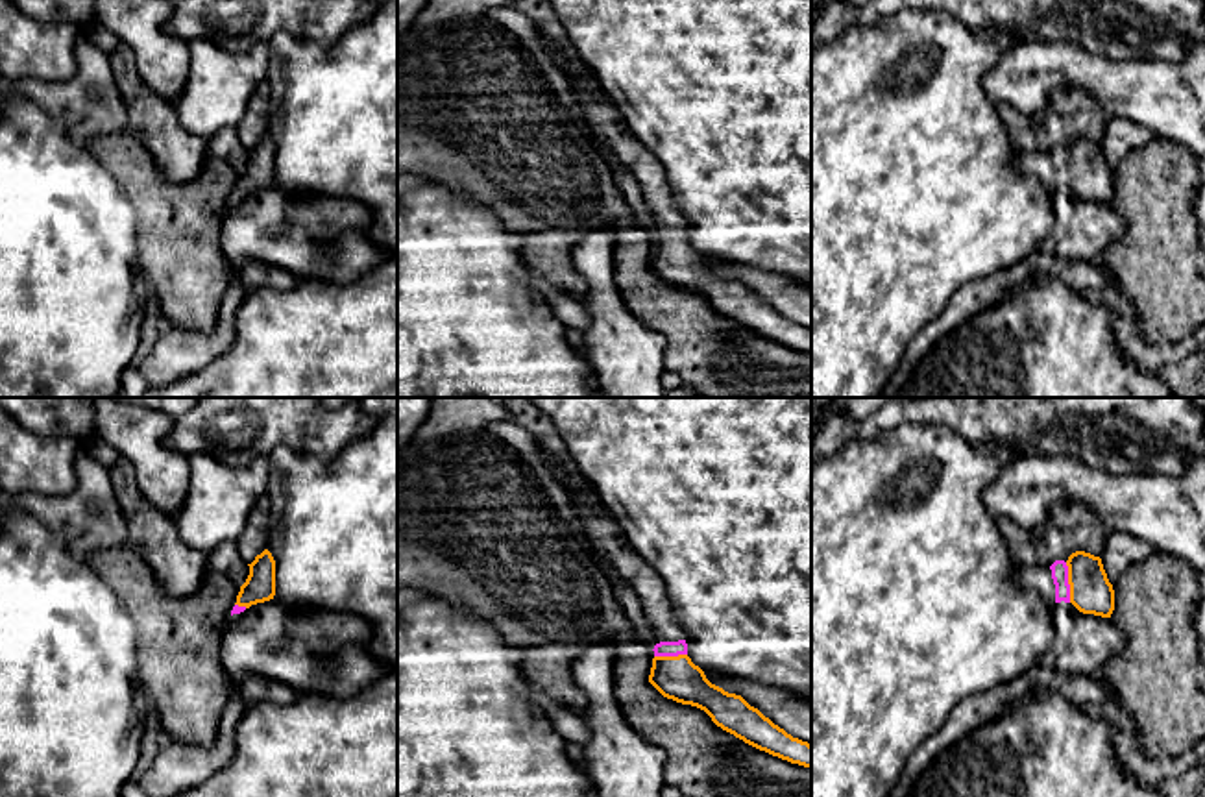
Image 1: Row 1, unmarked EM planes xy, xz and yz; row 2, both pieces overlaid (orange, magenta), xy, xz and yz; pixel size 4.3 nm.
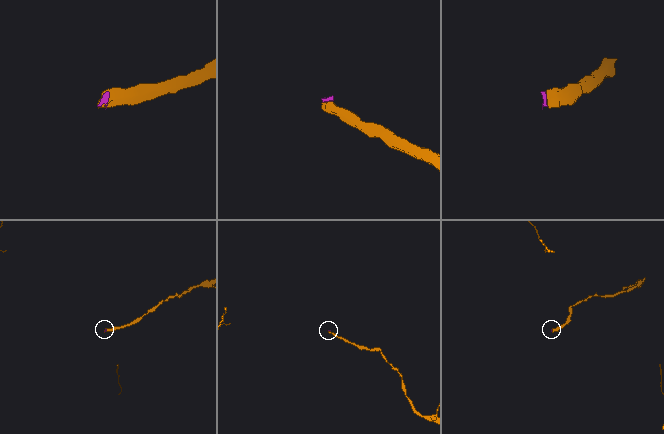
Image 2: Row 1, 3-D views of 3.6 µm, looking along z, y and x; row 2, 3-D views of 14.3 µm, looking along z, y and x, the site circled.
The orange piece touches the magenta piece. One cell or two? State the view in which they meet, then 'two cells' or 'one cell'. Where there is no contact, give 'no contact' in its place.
contact in yz; one cell

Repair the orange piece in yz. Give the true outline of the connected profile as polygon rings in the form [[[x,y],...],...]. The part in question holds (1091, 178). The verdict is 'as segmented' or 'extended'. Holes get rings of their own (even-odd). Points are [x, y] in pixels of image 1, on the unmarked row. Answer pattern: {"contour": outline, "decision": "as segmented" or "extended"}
{"contour": [[[1076,137],[1068,146],[1048,152],[1020,152],[1013,157],[1013,168],[1022,176],[1037,178],[1050,192],[1072,189],[1083,200],[1111,203],[1114,176],[1107,165],[1102,144]]], "decision": "extended"}

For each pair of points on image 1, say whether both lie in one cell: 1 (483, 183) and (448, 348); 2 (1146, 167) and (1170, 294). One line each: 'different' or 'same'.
1: different
2: same

